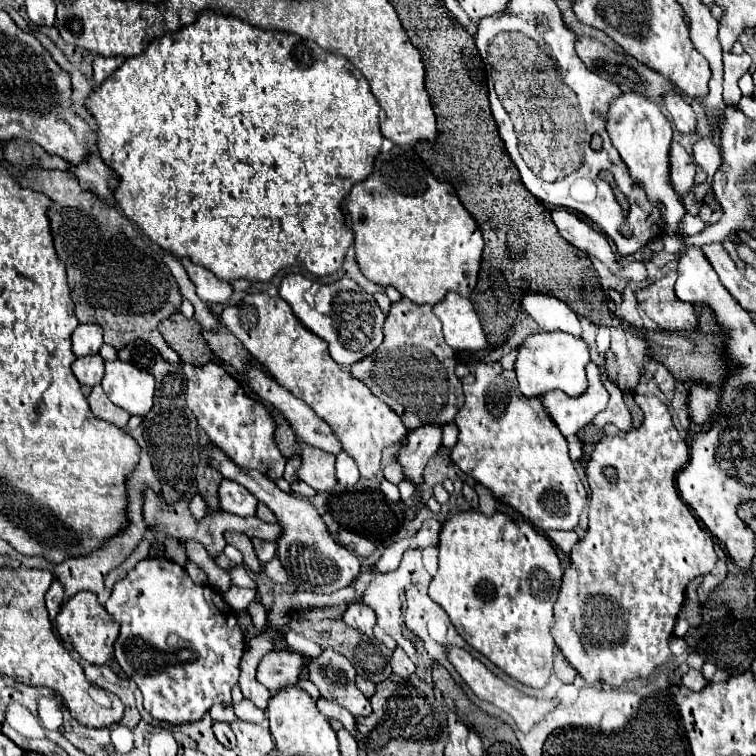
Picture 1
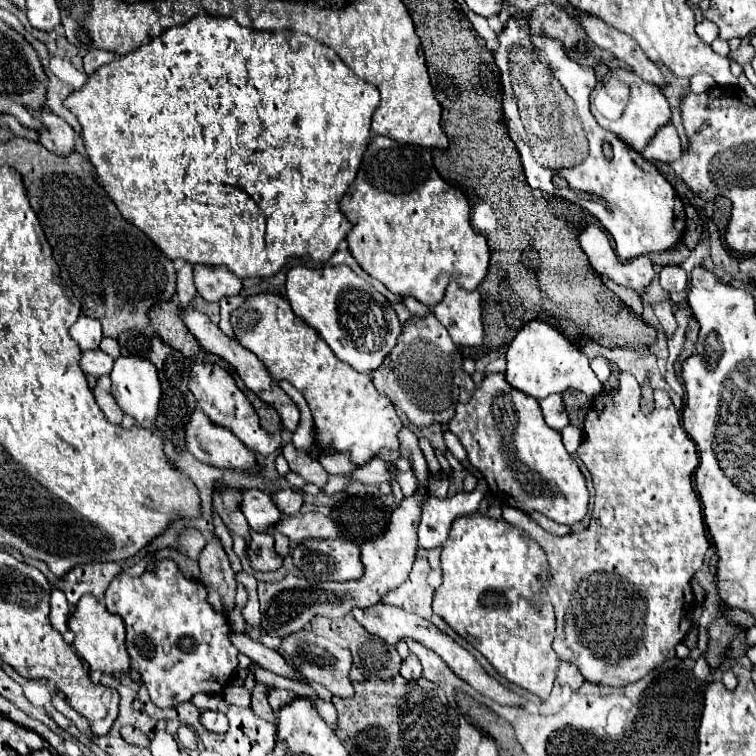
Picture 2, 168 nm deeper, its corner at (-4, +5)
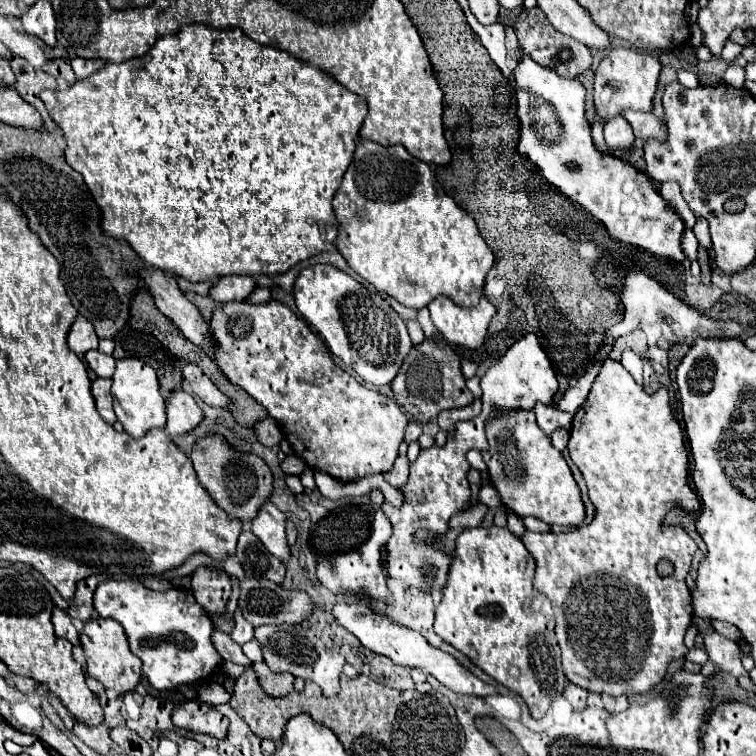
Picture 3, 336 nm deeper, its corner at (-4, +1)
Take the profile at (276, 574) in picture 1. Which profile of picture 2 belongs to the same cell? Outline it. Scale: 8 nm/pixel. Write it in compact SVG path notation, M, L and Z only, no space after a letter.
M271 532L271 534L275 538L275 552L279 552L281 558L289 556L289 540L283 534L279 534L279 532Z

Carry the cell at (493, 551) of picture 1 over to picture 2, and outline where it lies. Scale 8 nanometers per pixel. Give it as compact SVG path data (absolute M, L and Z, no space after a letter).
M475 512L451 524L451 534L441 546L441 566L443 582L433 594L435 614L465 636L503 678L545 700L559 658L551 648L555 614L545 594L551 570L543 548L523 528Z

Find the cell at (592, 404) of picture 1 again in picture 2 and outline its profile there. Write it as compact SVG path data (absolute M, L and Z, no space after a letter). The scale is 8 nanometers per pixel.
M551 394L543 400L539 400L539 406L543 410L543 416L545 416L545 422L549 428L563 430L569 424L569 414L565 410L565 402L563 402L561 394Z

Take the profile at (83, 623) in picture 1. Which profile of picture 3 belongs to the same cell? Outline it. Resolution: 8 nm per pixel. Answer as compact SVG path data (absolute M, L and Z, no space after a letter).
M89 620L85 624L85 628L81 630L81 646L85 650L87 656L87 674L97 678L107 690L115 690L117 694L125 694L125 692L133 692L135 686L141 680L141 662L135 654L131 654L129 646L127 646L127 636L123 626L119 626L119 622L115 620Z

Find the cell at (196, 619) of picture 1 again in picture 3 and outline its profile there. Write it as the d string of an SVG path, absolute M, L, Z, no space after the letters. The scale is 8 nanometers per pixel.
M105 580L95 590L93 606L101 618L113 618L125 628L131 652L143 660L143 674L155 690L209 680L223 662L211 642L213 622L189 590L155 592L137 580Z

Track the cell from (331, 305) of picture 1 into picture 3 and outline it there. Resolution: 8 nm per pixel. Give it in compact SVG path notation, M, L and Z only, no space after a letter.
M315 264L299 274L295 282L295 304L307 324L327 342L329 350L369 384L391 384L403 358L413 348L405 322L389 302L329 264Z

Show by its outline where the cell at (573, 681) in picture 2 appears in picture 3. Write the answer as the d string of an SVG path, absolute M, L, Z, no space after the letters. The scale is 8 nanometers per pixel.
M567 684L567 688L565 688L565 698L571 702L571 706L575 708L575 710L585 710L585 706L587 706L587 690L583 690L583 688L579 688L579 686L575 686L575 684Z

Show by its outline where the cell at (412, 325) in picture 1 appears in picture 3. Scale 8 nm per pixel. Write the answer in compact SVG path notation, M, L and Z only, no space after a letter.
M425 340L423 344L413 346L397 378L391 382L391 388L395 394L395 402L403 410L407 410L419 424L427 424L441 410L463 408L473 402L473 394L465 386L465 380L459 368L459 356L443 340L439 342Z

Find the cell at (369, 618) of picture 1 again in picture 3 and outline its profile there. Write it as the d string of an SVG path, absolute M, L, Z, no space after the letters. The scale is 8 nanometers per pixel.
M339 600L339 602L335 602L331 614L333 614L335 622L339 626L343 626L347 632L351 632L355 638L359 638L359 642L365 648L373 650L375 654L391 658L397 666L421 668L421 670L425 670L427 674L431 674L433 678L437 678L441 684L445 684L447 688L451 688L457 694L471 694L471 696L495 694L493 686L489 686L489 684L481 682L477 676L473 676L451 654L447 654L447 652L443 652L439 648L433 648L419 632L415 632L411 628L405 628L405 626L399 626L397 622L389 620L383 614L375 614L369 608L369 604L365 604L365 602L345 602L345 600Z

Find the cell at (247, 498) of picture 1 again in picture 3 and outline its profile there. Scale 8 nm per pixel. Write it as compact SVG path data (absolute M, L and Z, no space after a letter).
M267 502L267 506L263 506L259 514L253 518L251 530L275 558L287 564L291 550L285 536L285 514L279 508Z

